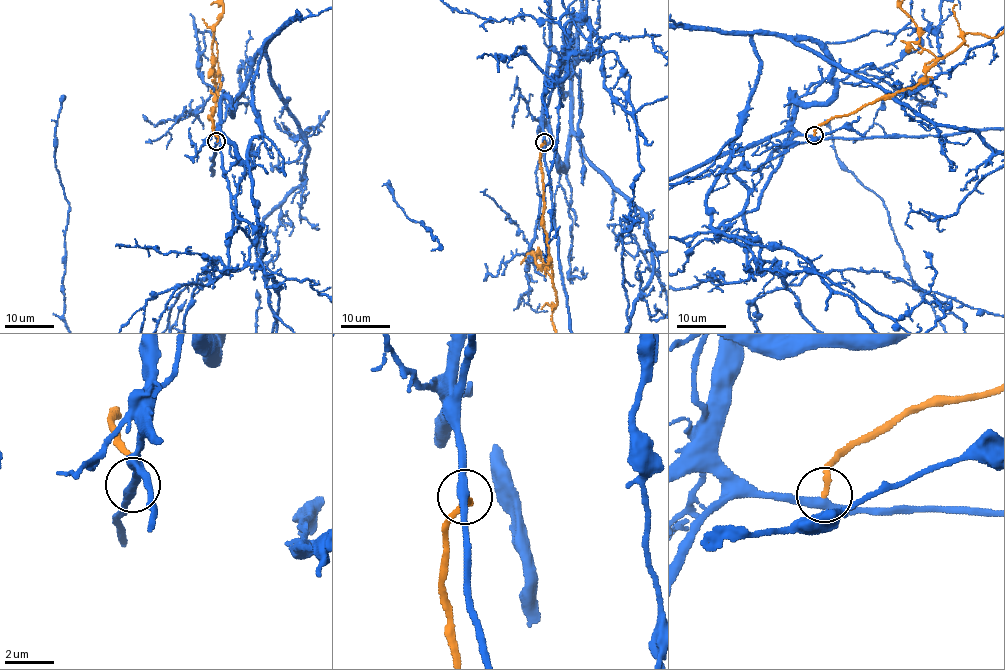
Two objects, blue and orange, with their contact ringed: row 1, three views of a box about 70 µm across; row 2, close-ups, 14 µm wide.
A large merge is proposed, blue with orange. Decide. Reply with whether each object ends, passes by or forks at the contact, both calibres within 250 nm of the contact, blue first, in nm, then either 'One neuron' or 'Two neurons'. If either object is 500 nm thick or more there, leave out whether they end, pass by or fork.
At the ring blue passes by. At the ring orange ends. Thickness 360 nm (blue) against 200 nm. One neuron

